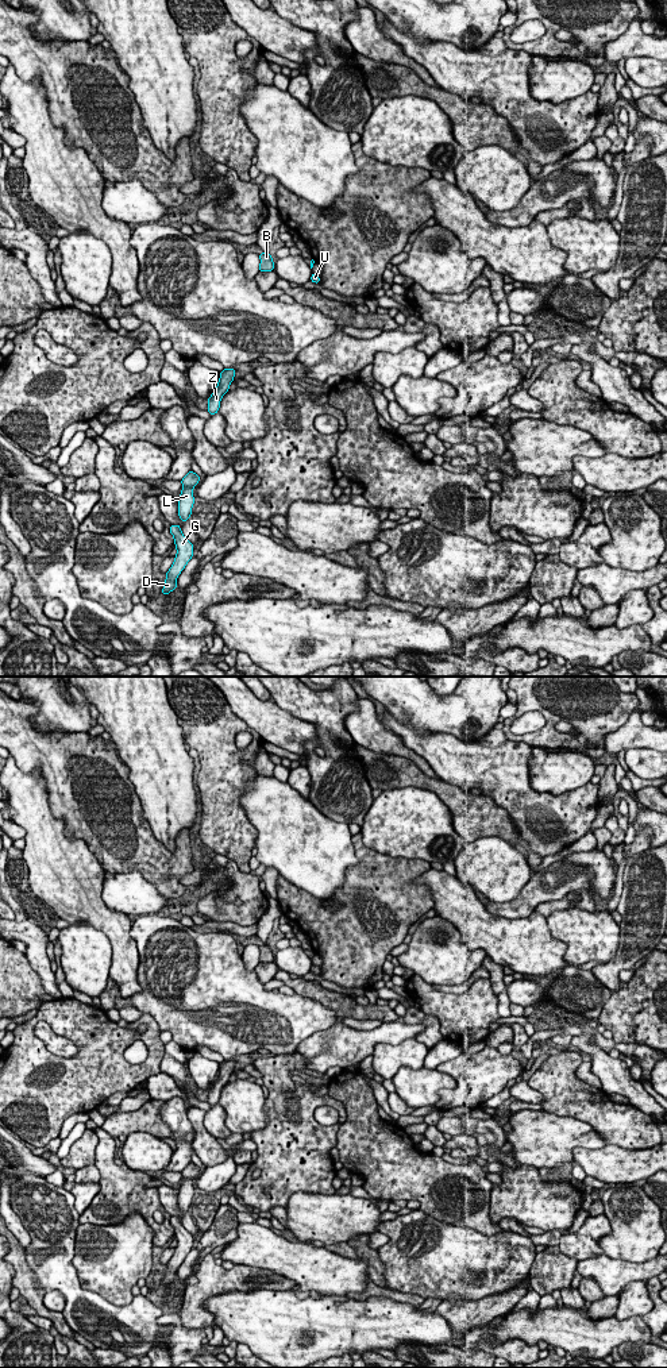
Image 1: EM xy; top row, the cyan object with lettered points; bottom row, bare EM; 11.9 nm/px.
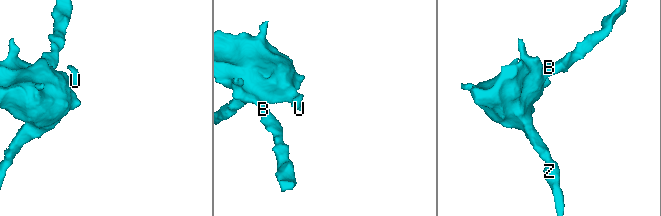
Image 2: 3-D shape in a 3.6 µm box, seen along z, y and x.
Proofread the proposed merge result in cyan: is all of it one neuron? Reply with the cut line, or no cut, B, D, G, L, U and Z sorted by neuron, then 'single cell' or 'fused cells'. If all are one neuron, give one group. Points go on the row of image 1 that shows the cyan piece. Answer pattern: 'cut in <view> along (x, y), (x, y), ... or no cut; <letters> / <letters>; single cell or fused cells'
no cut; B D G L U Z; single cell

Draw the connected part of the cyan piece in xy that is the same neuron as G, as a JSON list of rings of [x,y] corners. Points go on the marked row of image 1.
[[[177,524],[170,525],[170,533],[174,537],[177,555],[174,558],[171,567],[166,573],[165,586],[161,591],[161,594],[167,594],[167,596],[170,591],[178,587],[176,581],[178,575],[181,574],[181,571],[188,564],[188,562],[192,559],[193,550],[194,550],[193,544],[182,535],[180,525]]]

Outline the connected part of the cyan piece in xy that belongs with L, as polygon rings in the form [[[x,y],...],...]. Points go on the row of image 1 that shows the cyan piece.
[[[192,470],[181,479],[182,492],[178,497],[178,516],[181,521],[189,520],[194,504],[193,488],[200,482],[200,475]]]

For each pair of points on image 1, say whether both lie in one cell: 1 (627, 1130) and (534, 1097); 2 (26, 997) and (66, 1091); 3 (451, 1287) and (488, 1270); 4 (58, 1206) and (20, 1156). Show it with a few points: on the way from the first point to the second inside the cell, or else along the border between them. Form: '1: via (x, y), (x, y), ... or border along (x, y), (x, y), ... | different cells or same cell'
1: border along (527, 1082), (543, 1097), (540, 1103) | different cells
2: border along (43, 1002), (38, 1006) | different cells
3: via (461, 1278), (469, 1270), (478, 1270) | same cell
4: border along (19, 1174), (37, 1174), (45, 1178) | different cells

